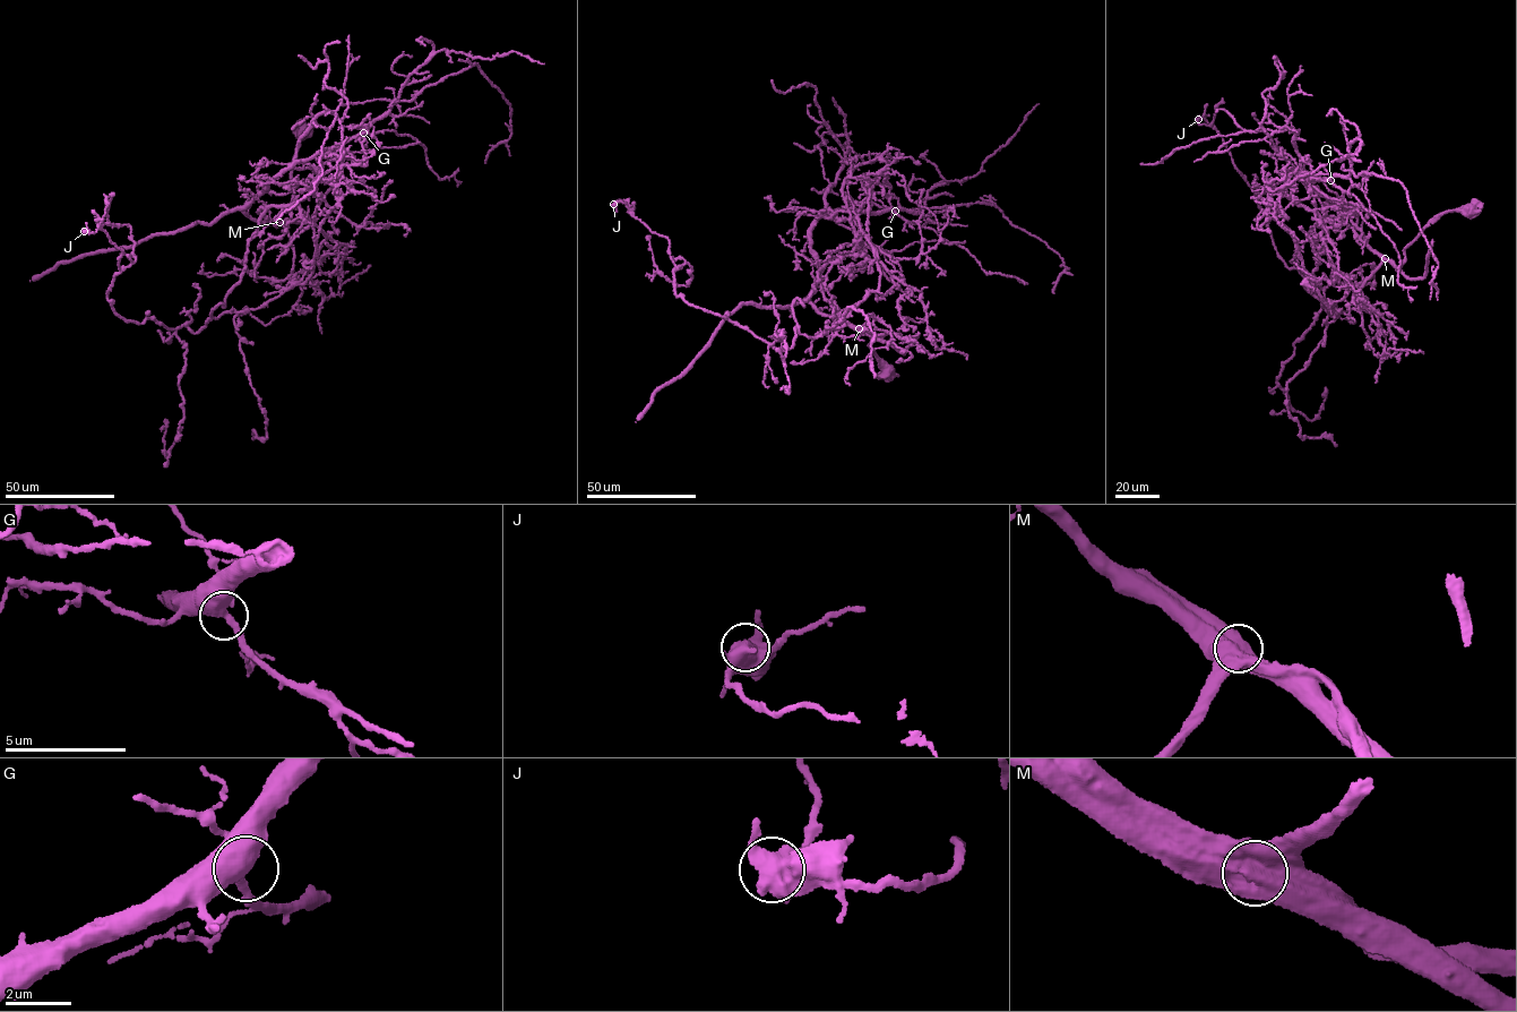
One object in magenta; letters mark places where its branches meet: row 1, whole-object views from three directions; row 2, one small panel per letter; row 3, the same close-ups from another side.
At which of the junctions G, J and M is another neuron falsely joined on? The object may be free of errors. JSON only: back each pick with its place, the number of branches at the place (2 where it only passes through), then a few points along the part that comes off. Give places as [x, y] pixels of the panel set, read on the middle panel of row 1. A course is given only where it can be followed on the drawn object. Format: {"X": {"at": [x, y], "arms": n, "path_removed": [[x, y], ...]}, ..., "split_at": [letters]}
{"M": {"at": [859, 328], "arms": 2, "path_removed": [[859, 329], [807, 299], [818, 273], [809, 236], [845, 209], [994, 205], [1060, 256], [1068, 269], [1054, 293]]}, "split_at": ["M"]}

